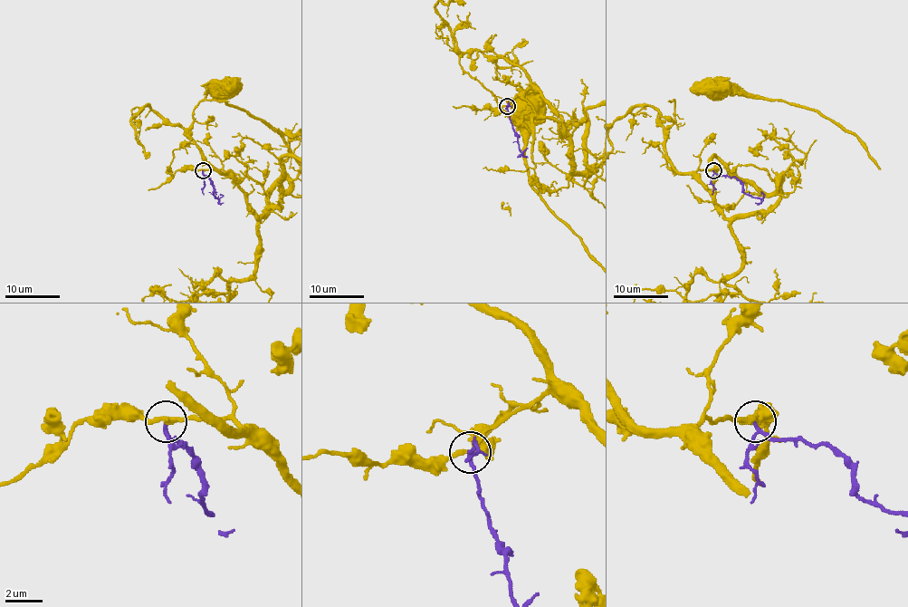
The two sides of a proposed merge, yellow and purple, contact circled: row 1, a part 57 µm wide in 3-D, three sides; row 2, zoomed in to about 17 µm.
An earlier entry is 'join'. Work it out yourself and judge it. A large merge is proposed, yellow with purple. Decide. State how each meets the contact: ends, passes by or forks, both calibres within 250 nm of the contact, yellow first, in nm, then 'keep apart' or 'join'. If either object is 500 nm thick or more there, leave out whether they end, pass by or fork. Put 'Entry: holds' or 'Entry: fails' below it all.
yellow forks; purple passes by; calibres 240 and 150 nm; keep apart
Entry: fails

